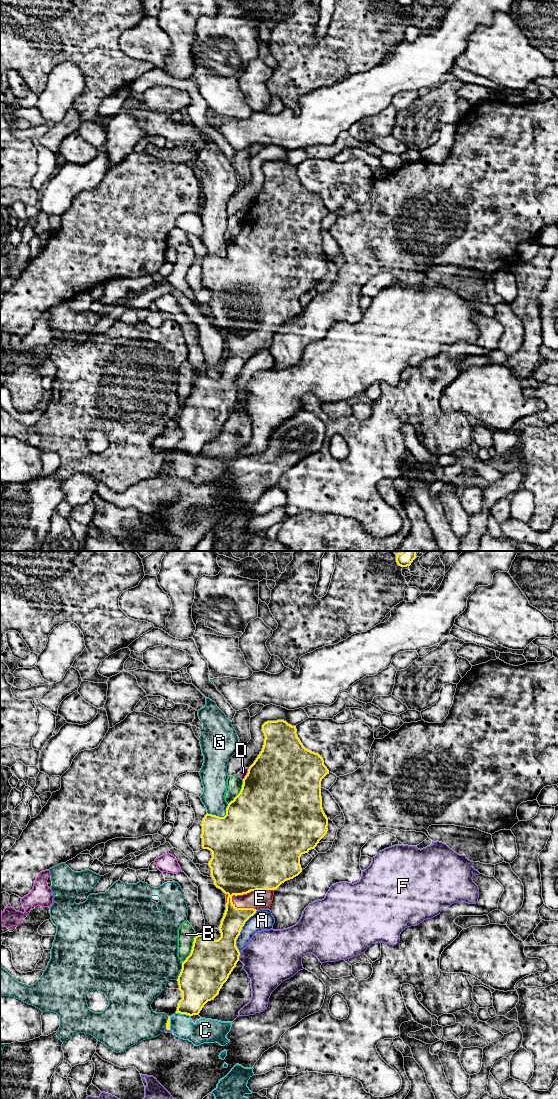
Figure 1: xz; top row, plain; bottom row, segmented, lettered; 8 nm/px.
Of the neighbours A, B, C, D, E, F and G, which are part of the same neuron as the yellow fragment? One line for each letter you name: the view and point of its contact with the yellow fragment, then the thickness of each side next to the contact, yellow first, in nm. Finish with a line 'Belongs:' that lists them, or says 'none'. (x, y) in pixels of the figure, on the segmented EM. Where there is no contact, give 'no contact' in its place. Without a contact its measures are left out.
E: contact xz (250, 891); calibres 500 and 160 nm
Belongs: E

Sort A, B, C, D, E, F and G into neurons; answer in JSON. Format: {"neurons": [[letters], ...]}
{"neurons": [["A"], ["B"], ["C"], ["D"], ["E"], ["F"], ["G"]]}

